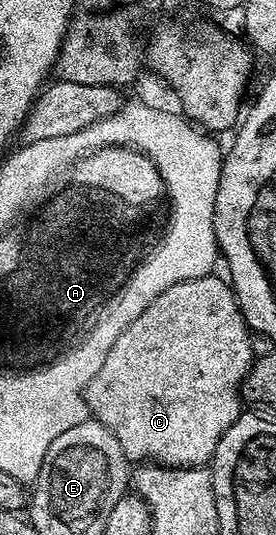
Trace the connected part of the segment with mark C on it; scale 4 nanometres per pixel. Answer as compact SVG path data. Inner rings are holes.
M212 274L205 278L193 278L189 282L177 282L177 286L169 286L169 290L160 294L134 322L129 322L129 330L125 330L125 334L121 334L121 338L113 342L113 350L105 354L105 363L102 364L101 370L97 370L97 374L93 374L87 387L85 399L88 413L99 420L101 426L108 428L113 438L117 438L117 442L121 442L121 450L127 455L128 461L154 462L165 464L168 468L197 468L206 465L217 450L217 442L221 442L225 430L229 430L229 426L233 426L233 422L241 414L243 379L253 363L251 339L253 333L247 327L247 321L235 301L235 290L228 281Z

